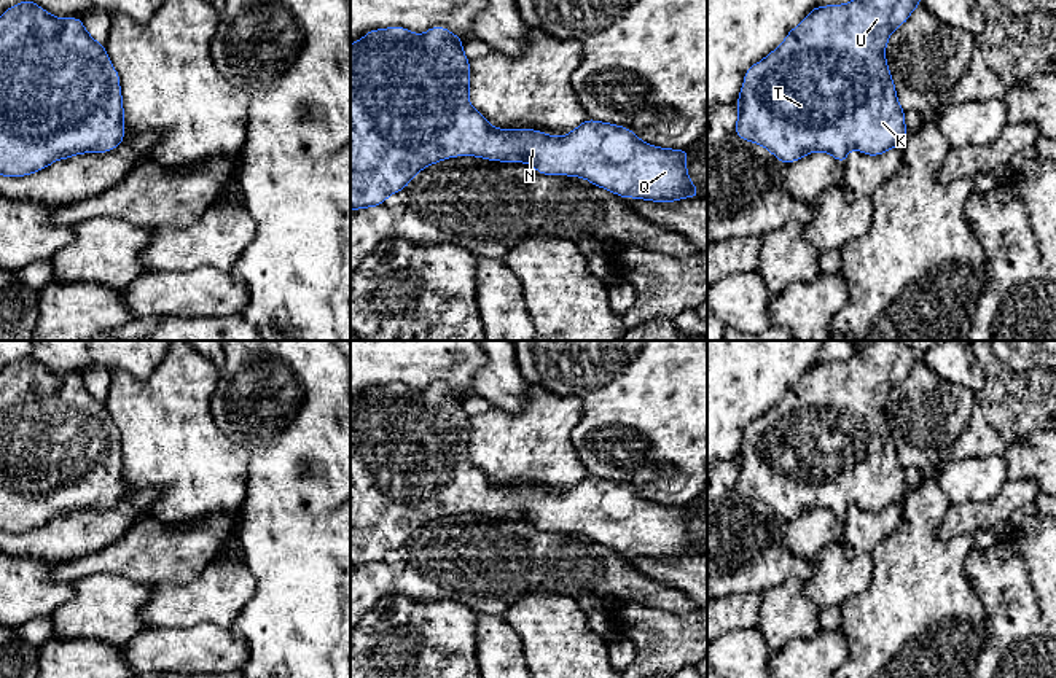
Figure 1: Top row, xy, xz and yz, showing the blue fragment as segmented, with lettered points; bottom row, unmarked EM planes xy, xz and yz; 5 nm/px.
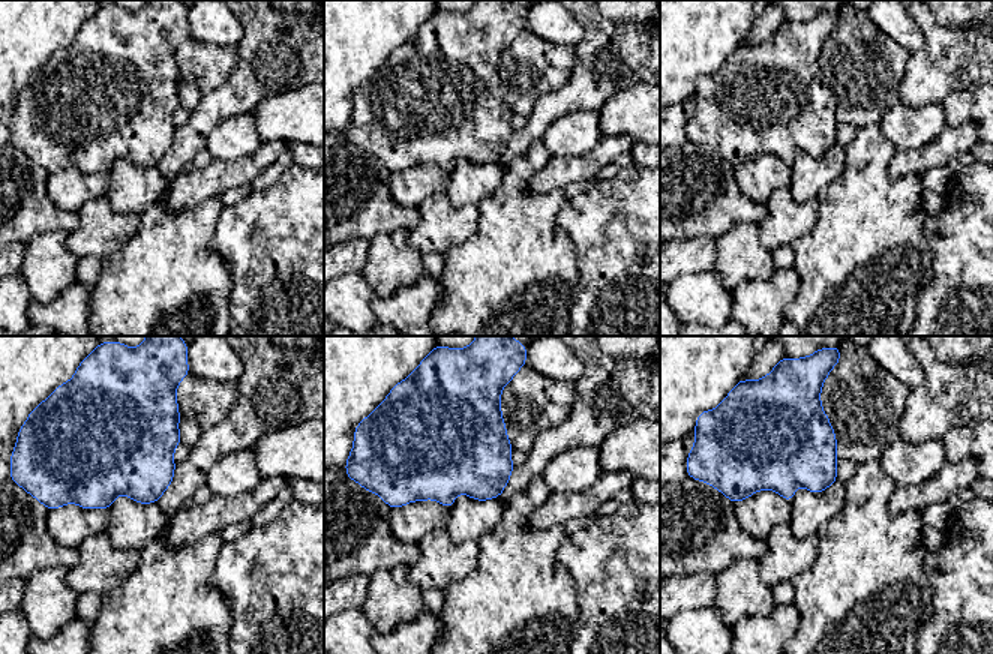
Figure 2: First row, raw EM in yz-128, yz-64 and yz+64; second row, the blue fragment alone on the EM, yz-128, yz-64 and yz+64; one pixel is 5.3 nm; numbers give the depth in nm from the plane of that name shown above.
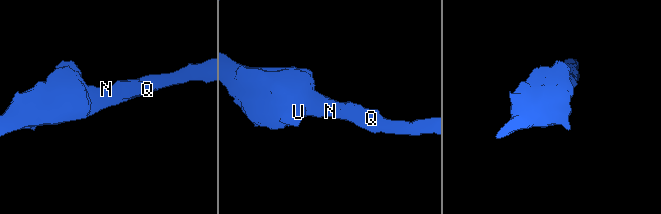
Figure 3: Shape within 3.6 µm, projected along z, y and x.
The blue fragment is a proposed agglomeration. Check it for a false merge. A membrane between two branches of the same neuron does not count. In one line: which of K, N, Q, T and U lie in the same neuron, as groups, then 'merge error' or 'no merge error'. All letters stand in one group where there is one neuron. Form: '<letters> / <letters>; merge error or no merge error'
K N Q T U; no merge error

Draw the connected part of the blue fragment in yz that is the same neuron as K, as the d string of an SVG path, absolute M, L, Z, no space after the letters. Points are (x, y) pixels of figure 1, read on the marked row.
M852 0L815 6L776 51L745 72L736 135L765 146L784 164L814 151L827 151L844 164L852 148L878 156L903 145L908 135L905 111L884 51L890 33L917 5L922 0Z

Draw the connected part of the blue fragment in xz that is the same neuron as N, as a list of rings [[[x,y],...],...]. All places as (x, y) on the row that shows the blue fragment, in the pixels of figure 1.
[[[390,27],[371,30],[350,45],[350,210],[381,205],[390,194],[408,186],[419,170],[452,156],[529,162],[542,175],[581,177],[621,197],[674,202],[701,196],[686,173],[686,150],[643,143],[628,127],[586,119],[564,137],[551,137],[532,129],[494,129],[470,105],[470,60],[463,54],[462,43],[462,38],[446,27],[432,27],[424,35]]]

